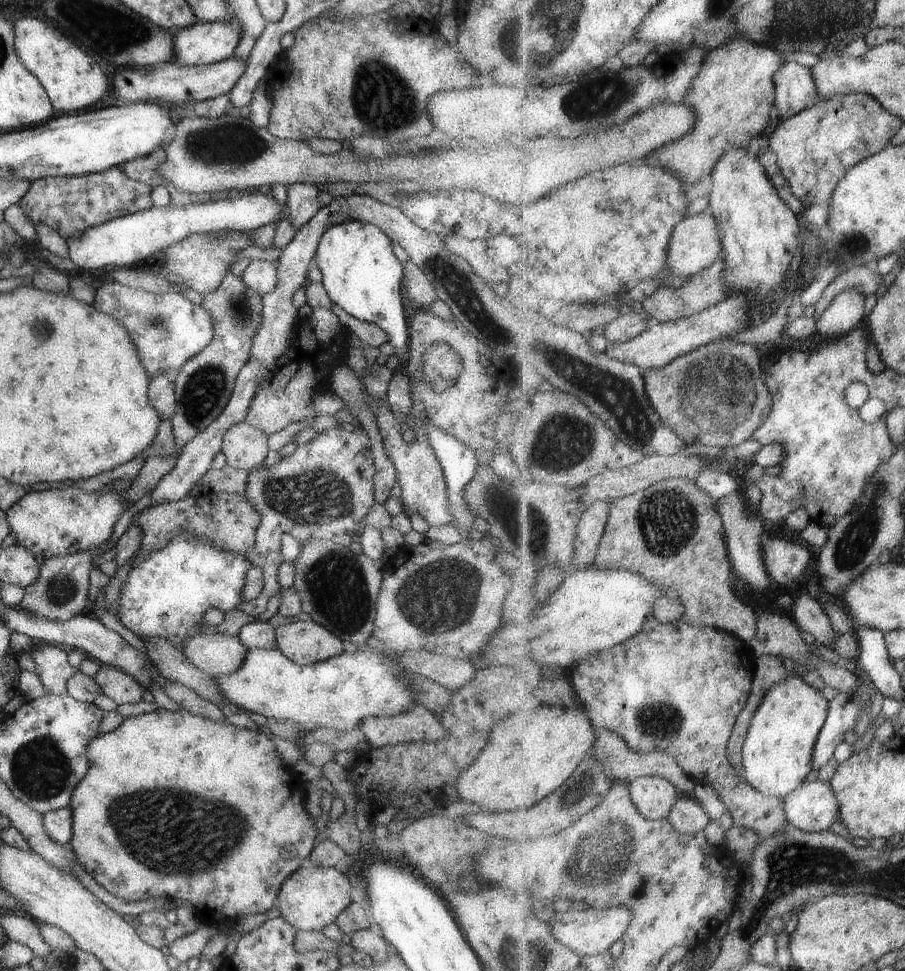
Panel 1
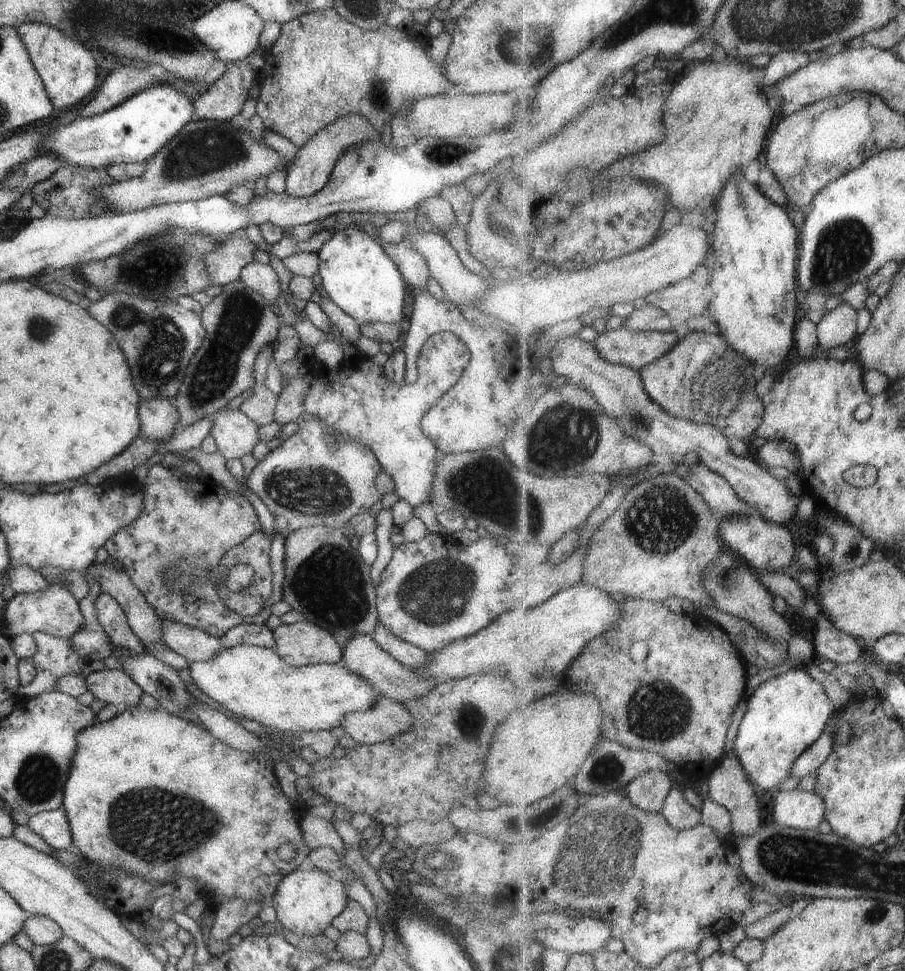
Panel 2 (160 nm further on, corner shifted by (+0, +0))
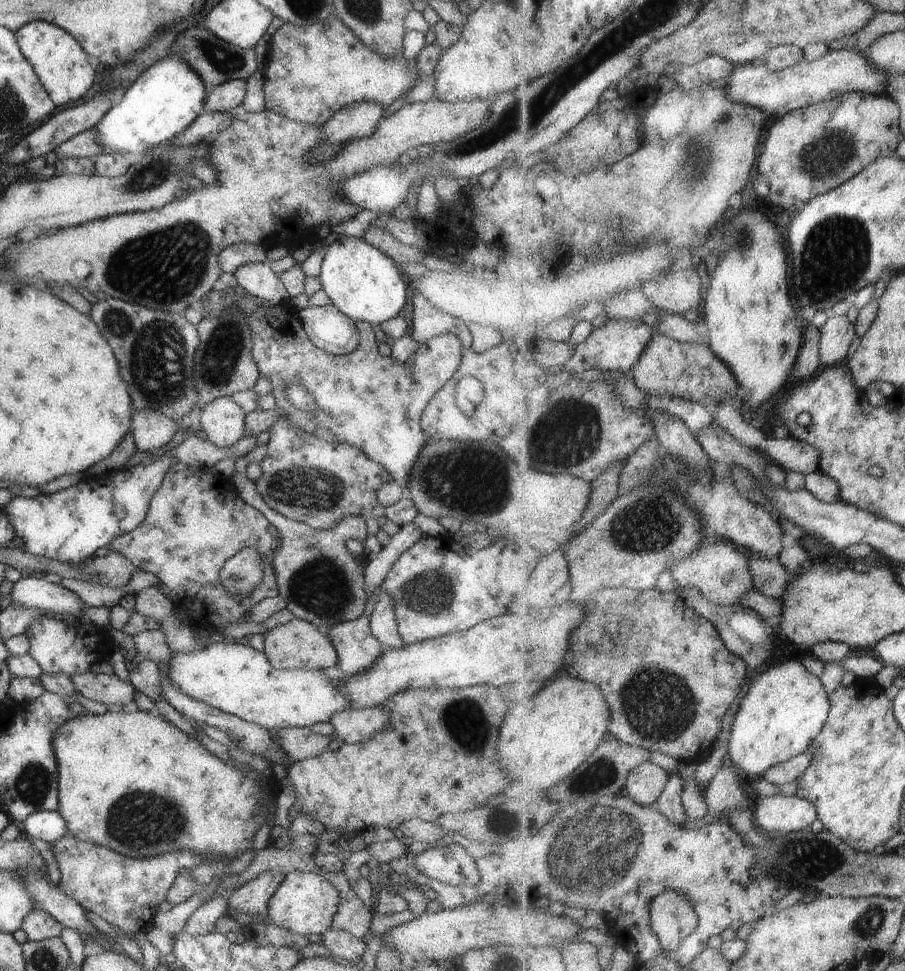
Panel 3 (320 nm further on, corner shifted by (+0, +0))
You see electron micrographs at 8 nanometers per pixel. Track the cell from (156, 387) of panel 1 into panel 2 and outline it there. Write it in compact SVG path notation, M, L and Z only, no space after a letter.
M141 399L138 402L139 434L152 441L163 441L175 434L179 415L167 399Z

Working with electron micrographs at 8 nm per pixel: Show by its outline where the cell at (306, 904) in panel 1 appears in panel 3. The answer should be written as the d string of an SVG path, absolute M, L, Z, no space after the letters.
M288 872L267 903L266 918L286 931L298 935L320 935L330 928L338 905L338 890L323 875L312 872Z

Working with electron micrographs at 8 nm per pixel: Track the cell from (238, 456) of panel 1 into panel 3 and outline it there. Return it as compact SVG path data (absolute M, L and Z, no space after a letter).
M230 397L214 398L200 408L200 434L217 448L234 445L244 436L245 415Z

